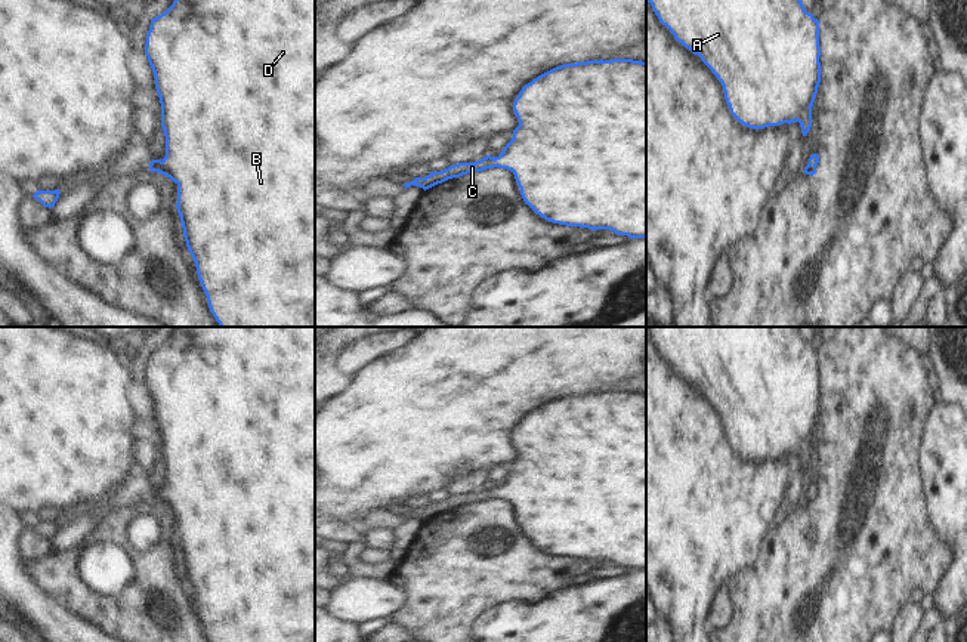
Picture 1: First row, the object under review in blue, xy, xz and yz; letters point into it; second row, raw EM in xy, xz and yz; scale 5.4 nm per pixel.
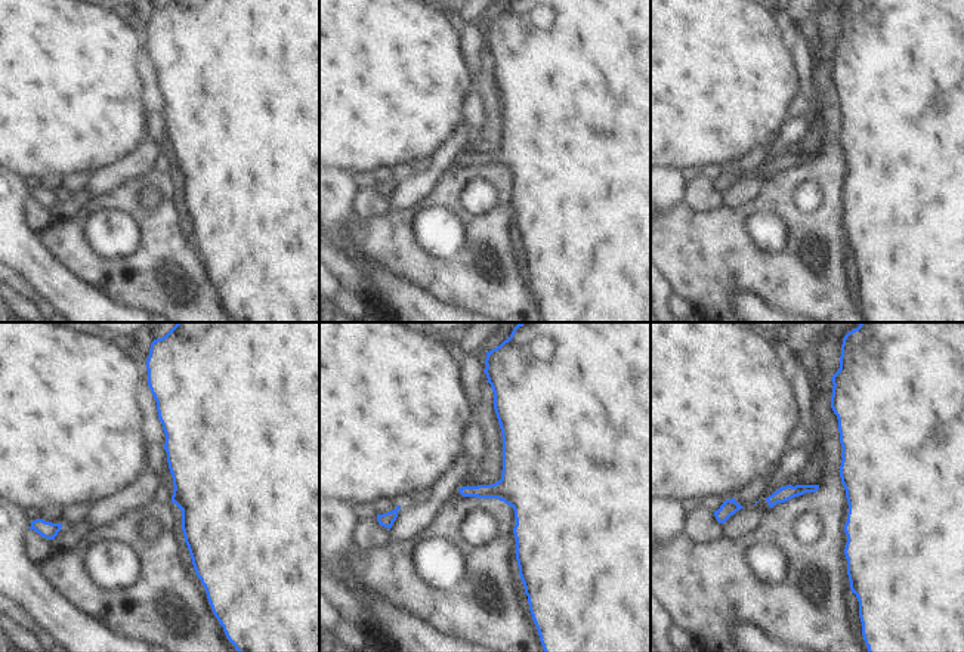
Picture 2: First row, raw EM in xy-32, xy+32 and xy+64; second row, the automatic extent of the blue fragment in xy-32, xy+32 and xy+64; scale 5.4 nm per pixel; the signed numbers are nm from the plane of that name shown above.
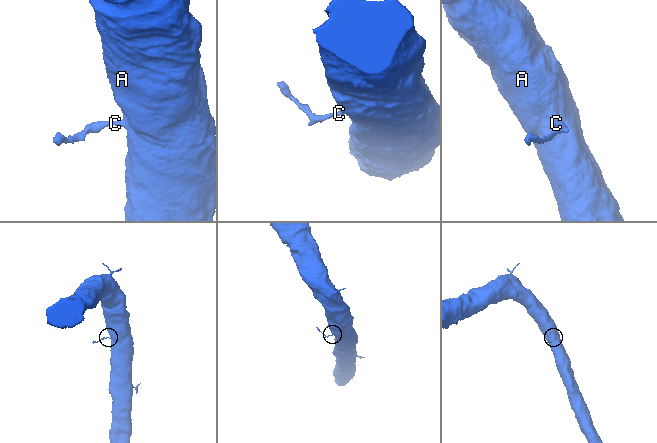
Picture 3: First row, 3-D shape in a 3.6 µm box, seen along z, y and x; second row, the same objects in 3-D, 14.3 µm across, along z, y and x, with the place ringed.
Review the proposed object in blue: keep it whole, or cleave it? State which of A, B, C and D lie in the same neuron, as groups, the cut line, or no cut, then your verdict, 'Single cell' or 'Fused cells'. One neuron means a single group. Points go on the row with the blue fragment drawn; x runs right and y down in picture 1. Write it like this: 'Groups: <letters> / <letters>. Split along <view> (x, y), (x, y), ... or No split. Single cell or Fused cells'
Groups: A B C D. No split. Single cell.

